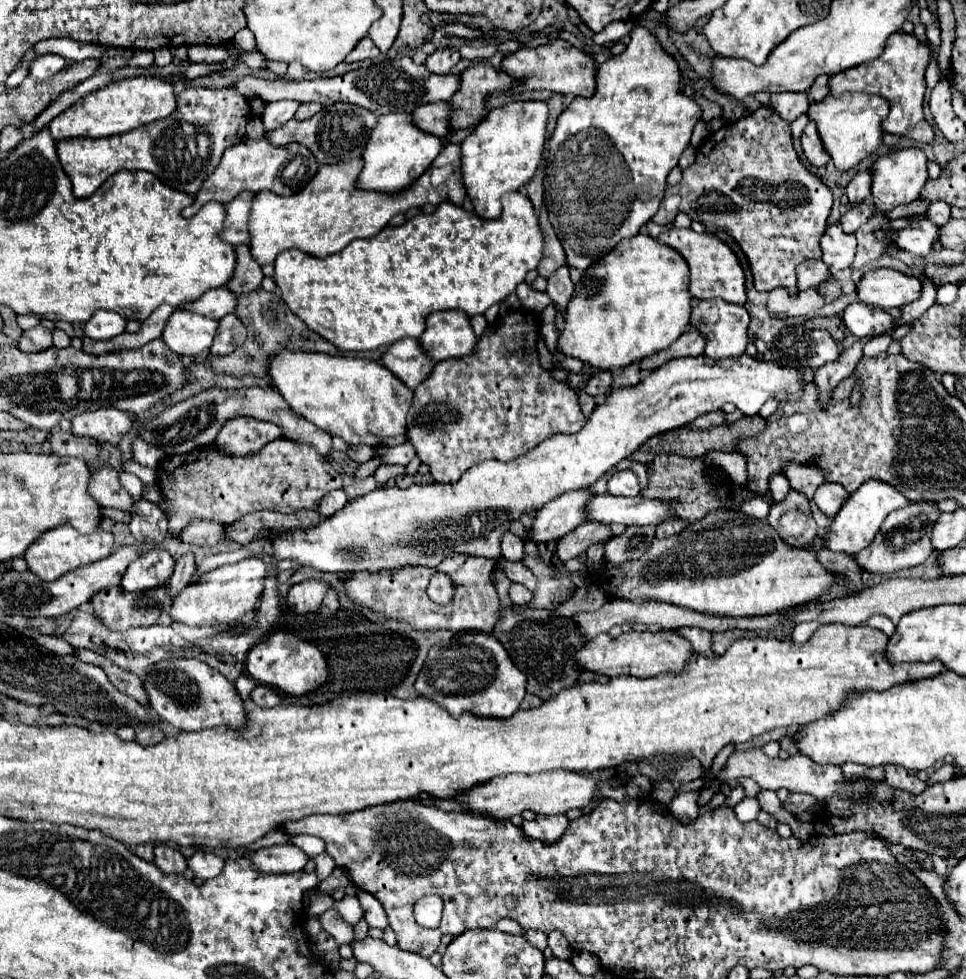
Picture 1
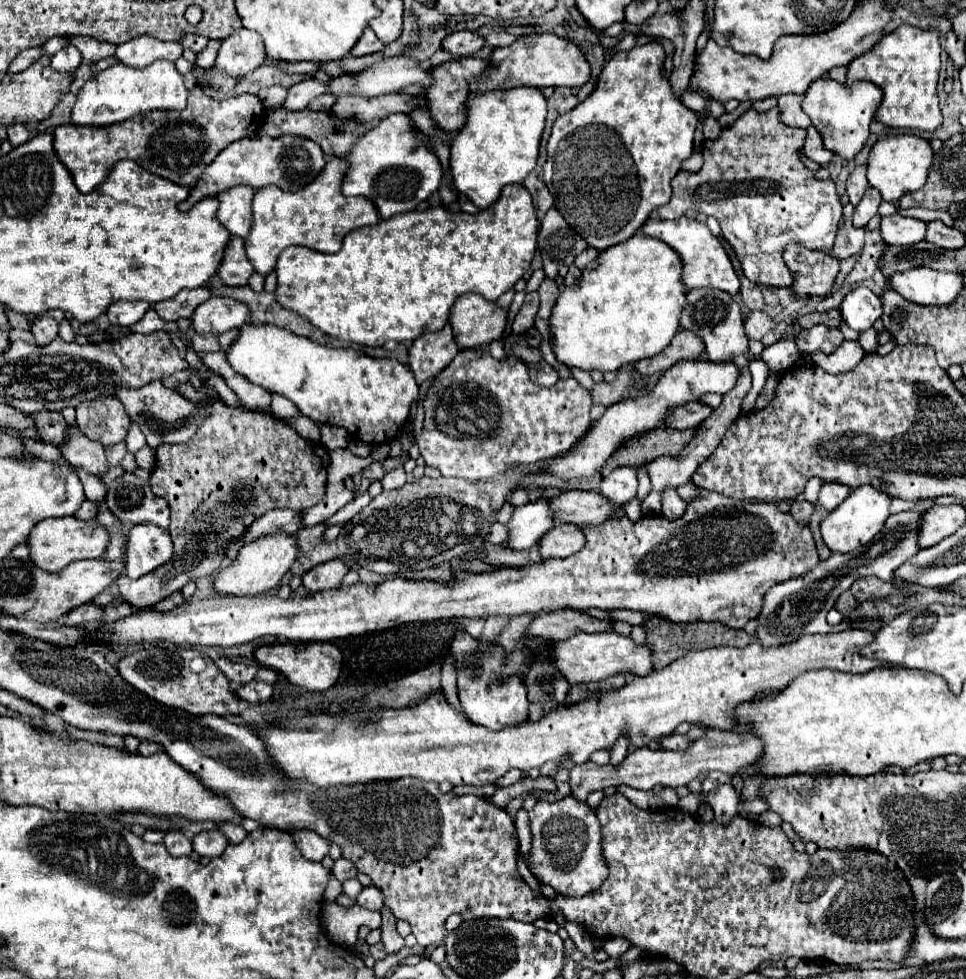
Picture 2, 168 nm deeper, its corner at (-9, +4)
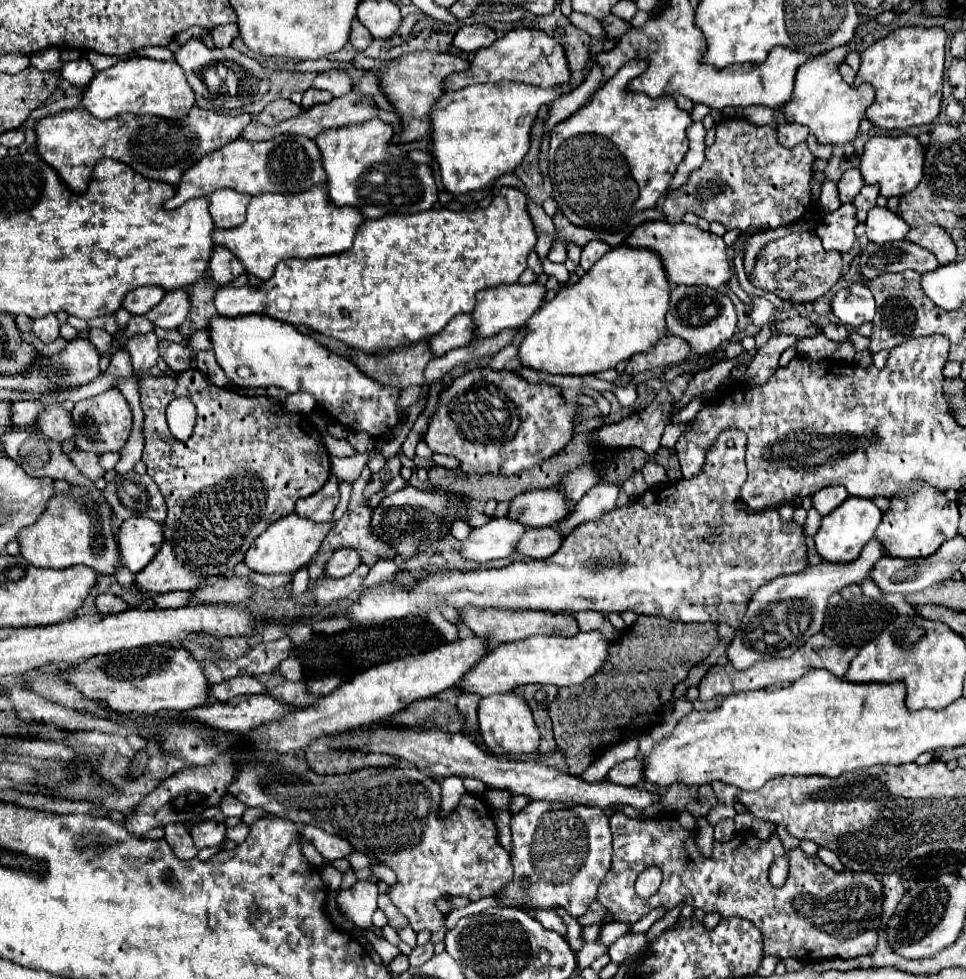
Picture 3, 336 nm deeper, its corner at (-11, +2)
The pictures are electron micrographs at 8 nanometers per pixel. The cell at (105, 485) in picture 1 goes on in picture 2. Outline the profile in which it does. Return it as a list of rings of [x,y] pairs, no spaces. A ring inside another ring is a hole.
[[[76,425],[68,427],[68,441],[60,445],[60,451],[62,451],[62,457],[70,461],[74,467],[84,467],[96,477],[102,477],[108,471],[104,447],[100,443],[86,439]]]

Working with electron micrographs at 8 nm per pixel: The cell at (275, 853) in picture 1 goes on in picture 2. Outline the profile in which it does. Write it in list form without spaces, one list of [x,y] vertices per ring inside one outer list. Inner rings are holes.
[[[302,829],[294,833],[294,843],[300,849],[300,853],[310,861],[322,861],[328,855],[328,847],[330,847],[330,843],[322,839],[318,833],[302,831]]]

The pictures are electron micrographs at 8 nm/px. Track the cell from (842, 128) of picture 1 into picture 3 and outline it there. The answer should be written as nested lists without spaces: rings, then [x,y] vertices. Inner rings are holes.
[[[836,47],[828,53],[824,53],[818,59],[808,61],[808,65],[800,67],[800,73],[796,75],[792,101],[784,105],[786,121],[794,121],[800,125],[806,125],[812,135],[820,141],[820,145],[846,145],[852,143],[858,135],[860,121],[866,115],[866,109],[874,103],[874,87],[868,83],[862,83],[862,87],[852,87],[844,83],[844,79],[838,73],[838,65],[842,63],[844,55],[850,53],[850,49]]]

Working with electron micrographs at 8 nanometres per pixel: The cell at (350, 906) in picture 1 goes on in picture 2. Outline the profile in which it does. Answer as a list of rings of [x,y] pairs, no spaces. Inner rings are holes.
[[[337,903],[324,905],[322,909],[322,925],[330,941],[337,945],[354,947],[358,941],[358,929],[363,925],[370,929],[380,927],[380,913],[366,911],[358,905],[342,907]]]

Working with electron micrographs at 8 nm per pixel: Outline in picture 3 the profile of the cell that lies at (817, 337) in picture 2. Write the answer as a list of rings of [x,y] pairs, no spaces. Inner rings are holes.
[[[828,323],[824,327],[824,335],[828,339],[832,339],[832,341],[838,341],[838,343],[842,343],[842,341],[848,339],[848,331],[844,329],[844,325],[836,325],[836,323]]]

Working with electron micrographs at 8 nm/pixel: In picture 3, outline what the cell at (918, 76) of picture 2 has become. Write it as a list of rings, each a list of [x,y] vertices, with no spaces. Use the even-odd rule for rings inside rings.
[[[898,27],[862,51],[862,63],[854,85],[874,85],[876,99],[866,111],[866,117],[874,125],[882,129],[908,129],[932,123],[938,117],[944,77],[944,43],[946,33],[942,27]]]

